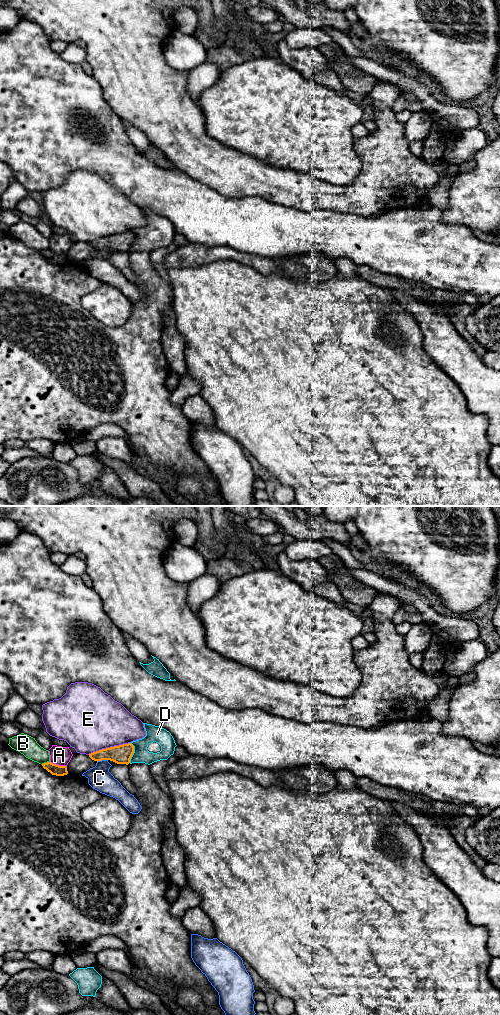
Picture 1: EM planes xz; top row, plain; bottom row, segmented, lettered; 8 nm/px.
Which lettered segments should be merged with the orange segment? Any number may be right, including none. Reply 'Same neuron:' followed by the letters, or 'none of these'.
Same neuron: none of these

